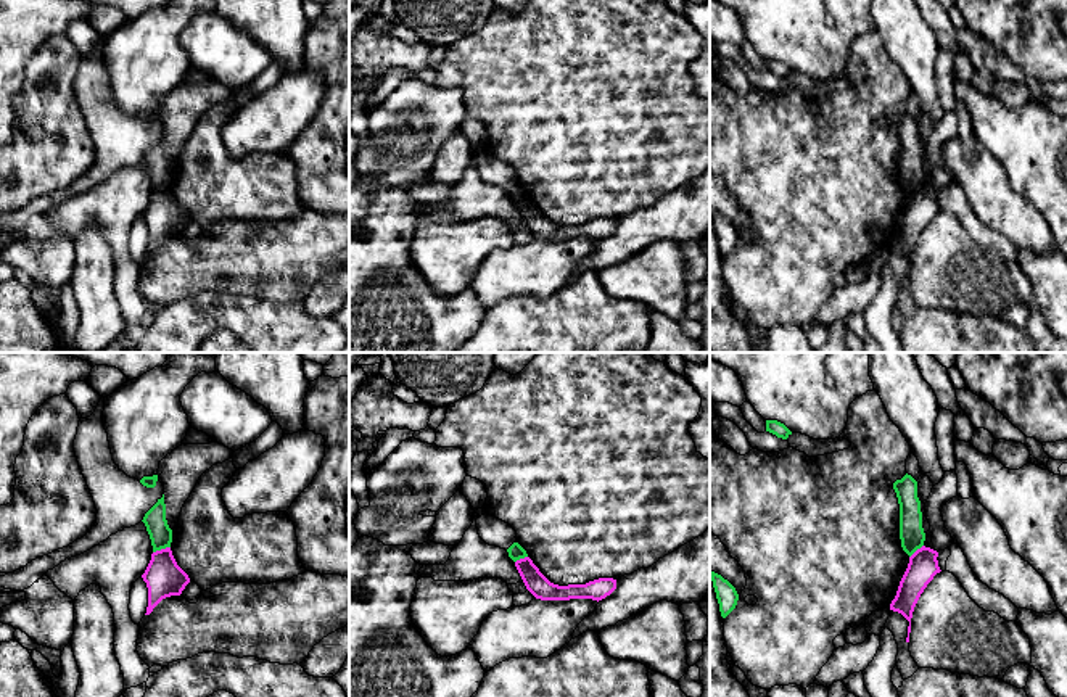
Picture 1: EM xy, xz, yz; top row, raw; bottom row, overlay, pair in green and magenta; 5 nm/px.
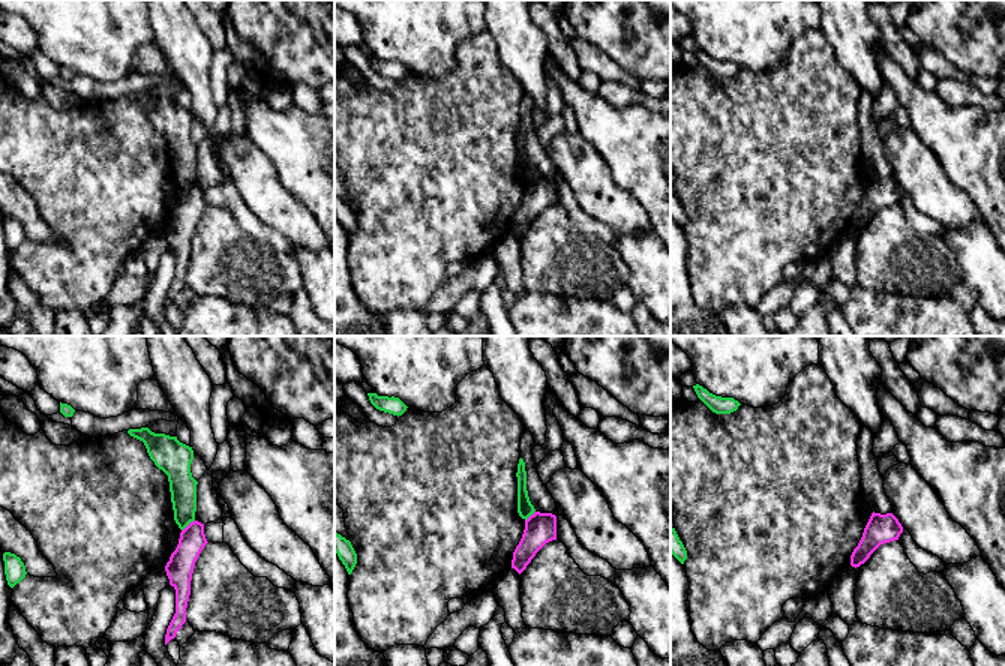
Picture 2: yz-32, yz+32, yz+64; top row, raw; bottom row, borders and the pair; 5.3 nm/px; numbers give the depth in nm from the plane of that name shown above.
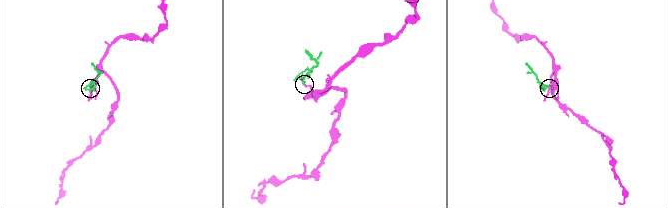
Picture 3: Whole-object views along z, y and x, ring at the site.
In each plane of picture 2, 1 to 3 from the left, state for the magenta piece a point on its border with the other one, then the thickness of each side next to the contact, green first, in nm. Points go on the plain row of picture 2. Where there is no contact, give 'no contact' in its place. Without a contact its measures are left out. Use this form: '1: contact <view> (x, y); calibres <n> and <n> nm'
1: contact yz-32 (188, 188); calibres 140 and 150 nm
2: contact yz+32 (530, 179); calibres 90 and 170 nm
3: no contact

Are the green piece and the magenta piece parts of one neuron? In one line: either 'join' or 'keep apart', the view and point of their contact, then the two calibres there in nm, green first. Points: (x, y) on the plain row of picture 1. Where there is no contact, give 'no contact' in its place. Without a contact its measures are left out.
keep apart | xy (161, 187) | 110/190 nm

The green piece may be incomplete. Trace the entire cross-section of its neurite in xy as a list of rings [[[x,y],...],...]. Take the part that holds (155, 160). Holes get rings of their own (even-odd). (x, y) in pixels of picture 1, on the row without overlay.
[[[164,134],[158,142],[145,153],[142,159],[151,179],[153,192],[171,187],[172,169],[166,159]]]

